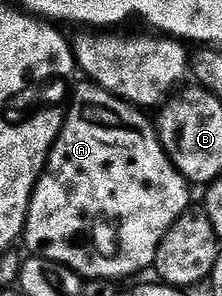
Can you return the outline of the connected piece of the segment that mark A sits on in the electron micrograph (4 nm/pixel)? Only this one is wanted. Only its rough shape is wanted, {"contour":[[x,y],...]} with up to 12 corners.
{"contour":[[84,82],[23,243],[88,280],[156,263],[189,211],[154,124]]}

